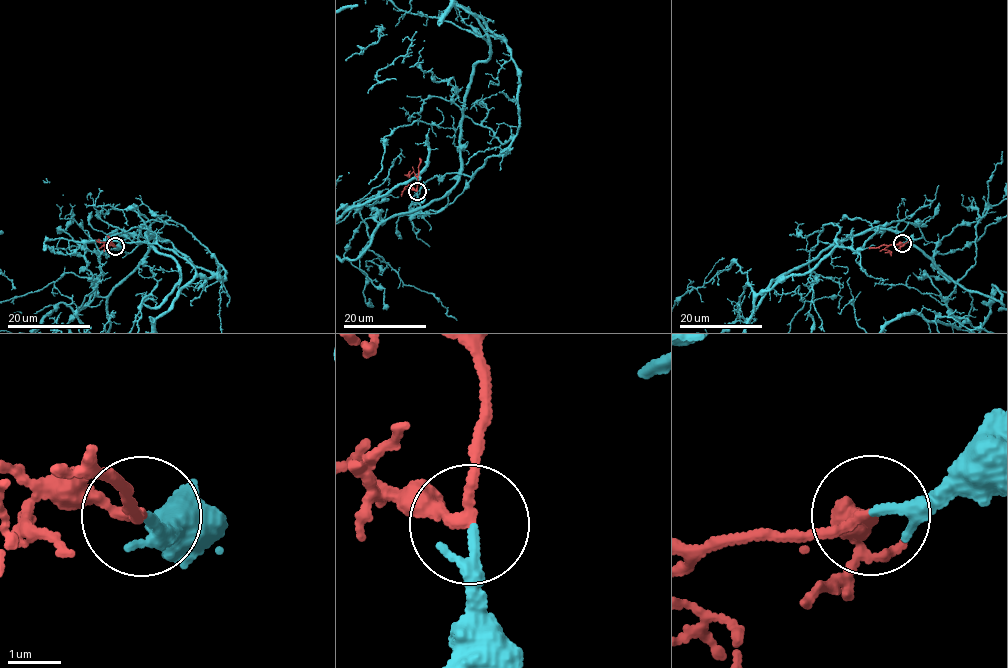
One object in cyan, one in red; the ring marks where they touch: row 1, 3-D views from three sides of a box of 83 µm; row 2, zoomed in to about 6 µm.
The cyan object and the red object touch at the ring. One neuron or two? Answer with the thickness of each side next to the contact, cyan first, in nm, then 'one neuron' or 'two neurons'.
150/170 nm | one neuron

